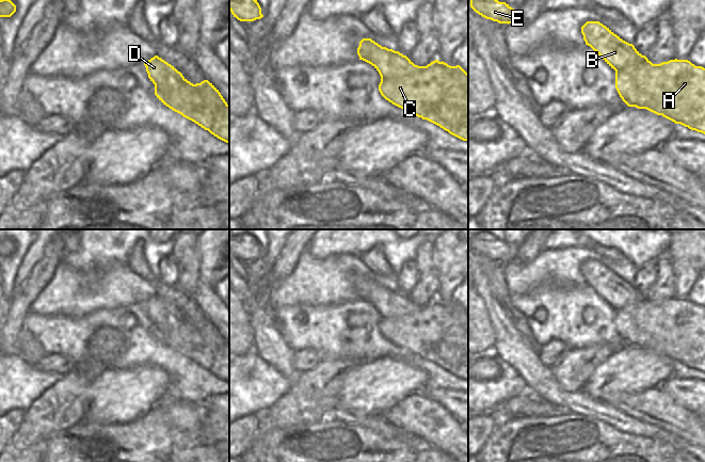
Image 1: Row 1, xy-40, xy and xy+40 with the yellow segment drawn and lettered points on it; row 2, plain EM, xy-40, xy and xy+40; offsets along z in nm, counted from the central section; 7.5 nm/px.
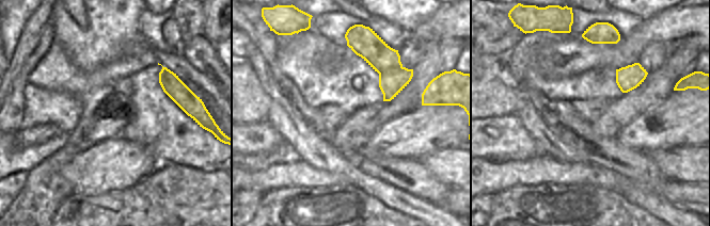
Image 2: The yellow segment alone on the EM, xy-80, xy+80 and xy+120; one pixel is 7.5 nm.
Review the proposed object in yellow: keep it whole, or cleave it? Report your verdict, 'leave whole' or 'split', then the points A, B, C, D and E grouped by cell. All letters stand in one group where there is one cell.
split; groups A C E / B D

